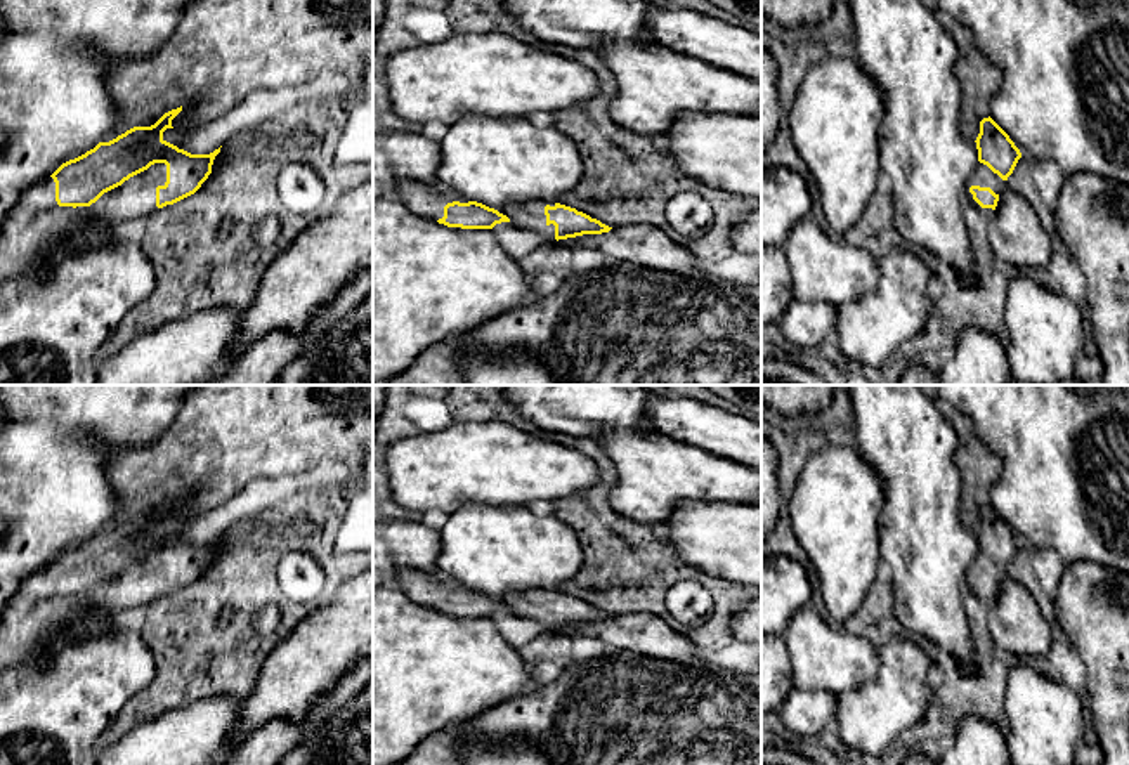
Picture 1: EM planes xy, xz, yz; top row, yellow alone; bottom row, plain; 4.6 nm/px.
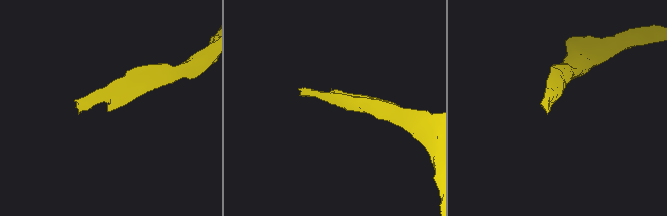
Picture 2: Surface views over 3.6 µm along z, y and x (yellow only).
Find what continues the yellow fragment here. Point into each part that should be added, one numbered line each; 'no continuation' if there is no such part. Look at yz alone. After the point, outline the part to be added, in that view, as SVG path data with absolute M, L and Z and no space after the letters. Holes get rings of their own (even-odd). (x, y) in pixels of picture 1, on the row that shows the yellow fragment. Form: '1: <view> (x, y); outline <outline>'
1: yz (982, 176); outline M978 163L975 168L973 175L968 180L966 187L966 199L969 199L976 208L992 213L992 208L982 208L975 199L973 194L969 193L971 186L980 186L980 187L990 187L995 194L1002 194L1006 189L1006 180L1002 180L997 173L994 173L987 165Z

